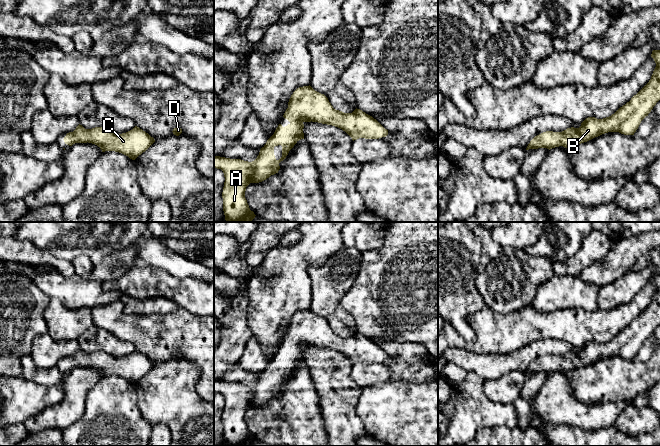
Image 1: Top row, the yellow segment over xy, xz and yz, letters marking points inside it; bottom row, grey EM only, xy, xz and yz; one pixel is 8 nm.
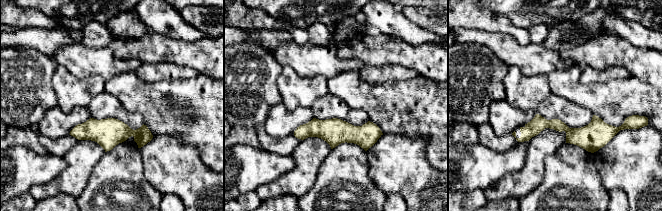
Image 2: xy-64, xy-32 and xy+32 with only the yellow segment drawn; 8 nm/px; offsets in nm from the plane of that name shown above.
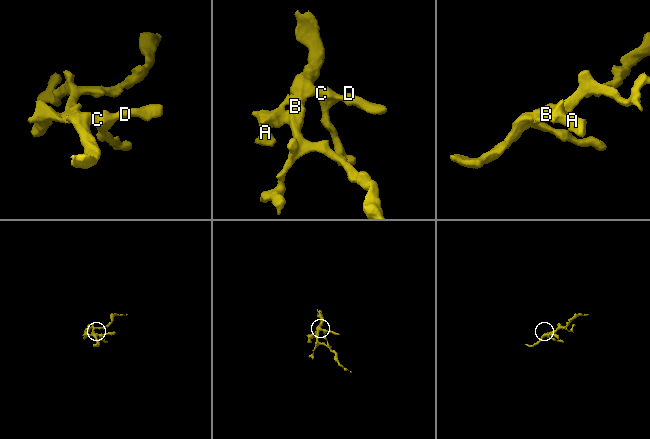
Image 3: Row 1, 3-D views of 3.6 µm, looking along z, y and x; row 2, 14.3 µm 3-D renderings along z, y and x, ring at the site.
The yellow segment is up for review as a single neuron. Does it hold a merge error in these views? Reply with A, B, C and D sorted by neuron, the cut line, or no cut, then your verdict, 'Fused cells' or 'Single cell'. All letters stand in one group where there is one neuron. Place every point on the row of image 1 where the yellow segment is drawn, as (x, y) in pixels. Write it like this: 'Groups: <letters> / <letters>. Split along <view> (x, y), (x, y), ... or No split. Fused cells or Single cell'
Groups: A B C D. No split. Single cell

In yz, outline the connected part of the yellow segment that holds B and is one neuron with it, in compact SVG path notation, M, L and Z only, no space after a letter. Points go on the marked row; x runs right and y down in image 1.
M653 50L651 57L656 63L651 79L614 114L603 119L588 117L579 128L571 127L562 132L543 132L530 141L526 150L538 148L550 150L559 146L573 148L608 132L634 135L641 121L660 100L660 50Z

